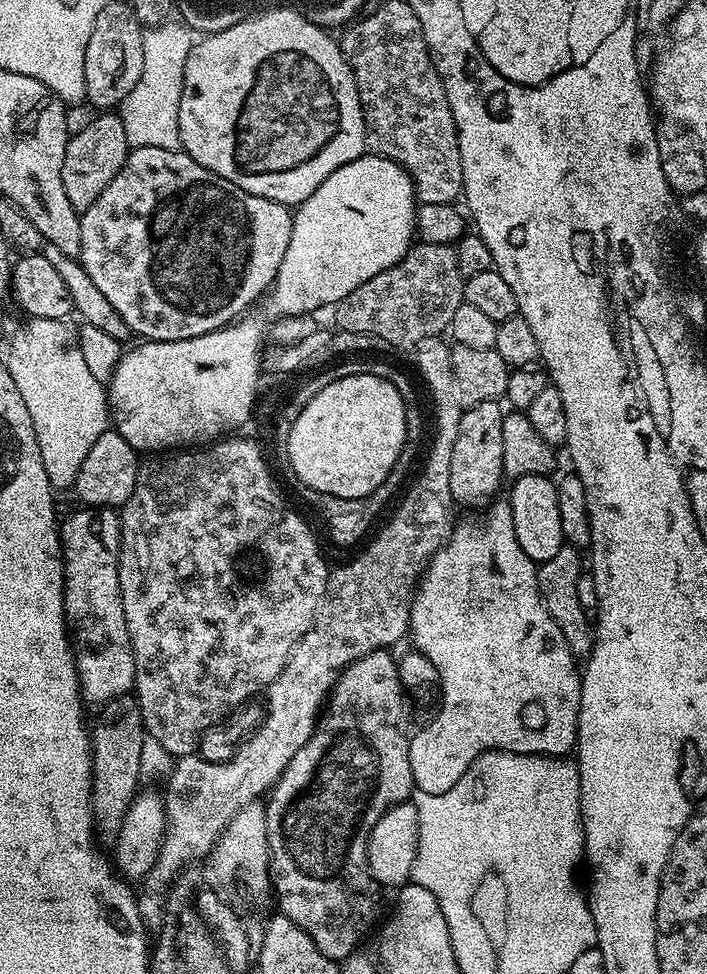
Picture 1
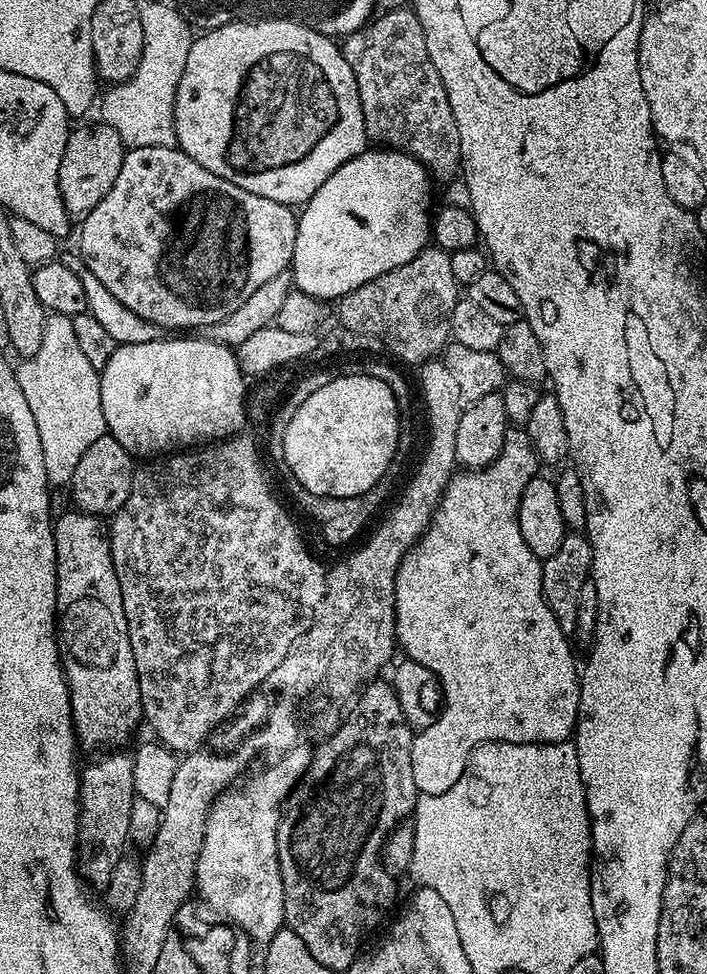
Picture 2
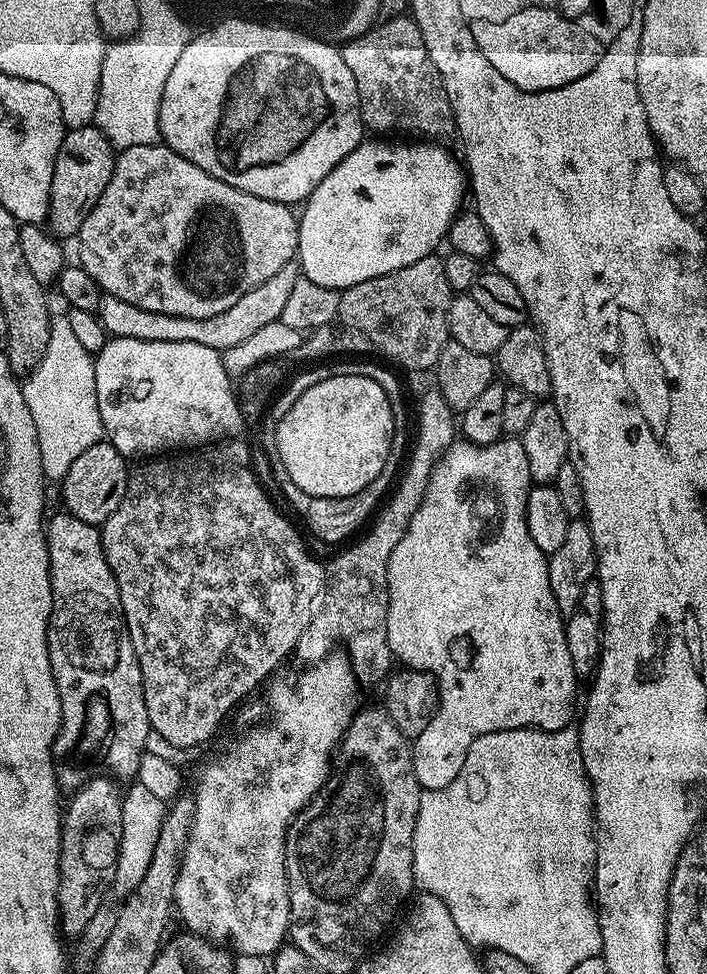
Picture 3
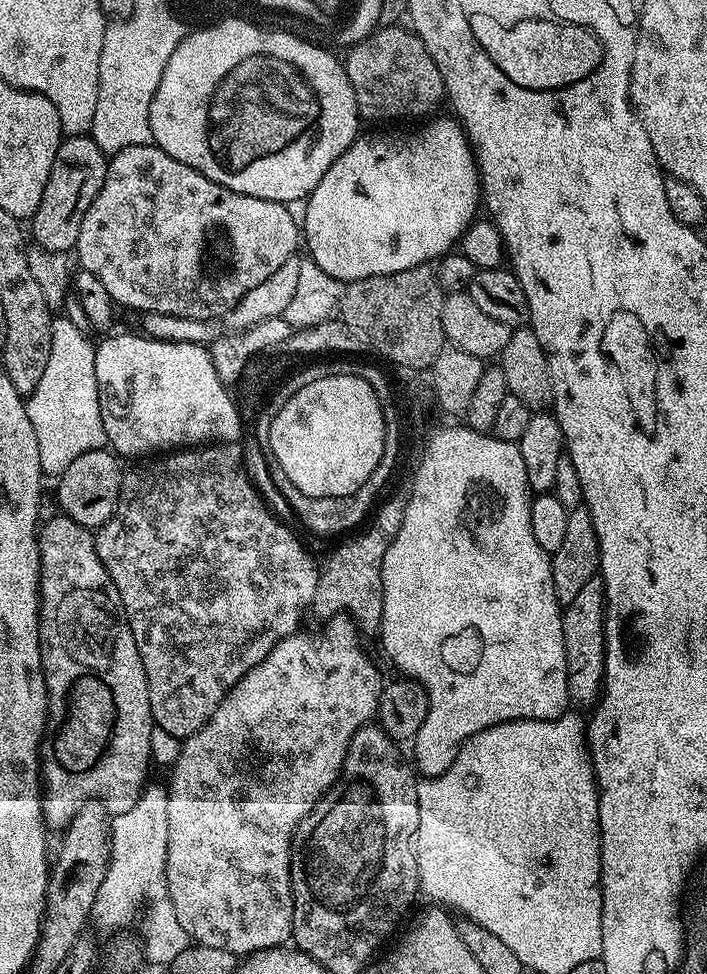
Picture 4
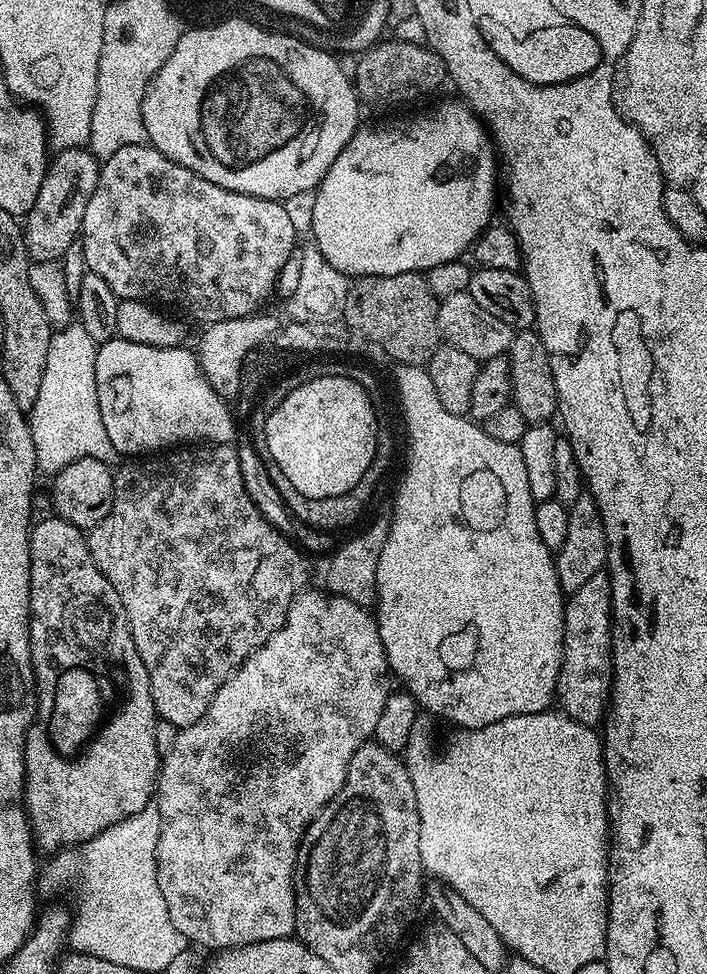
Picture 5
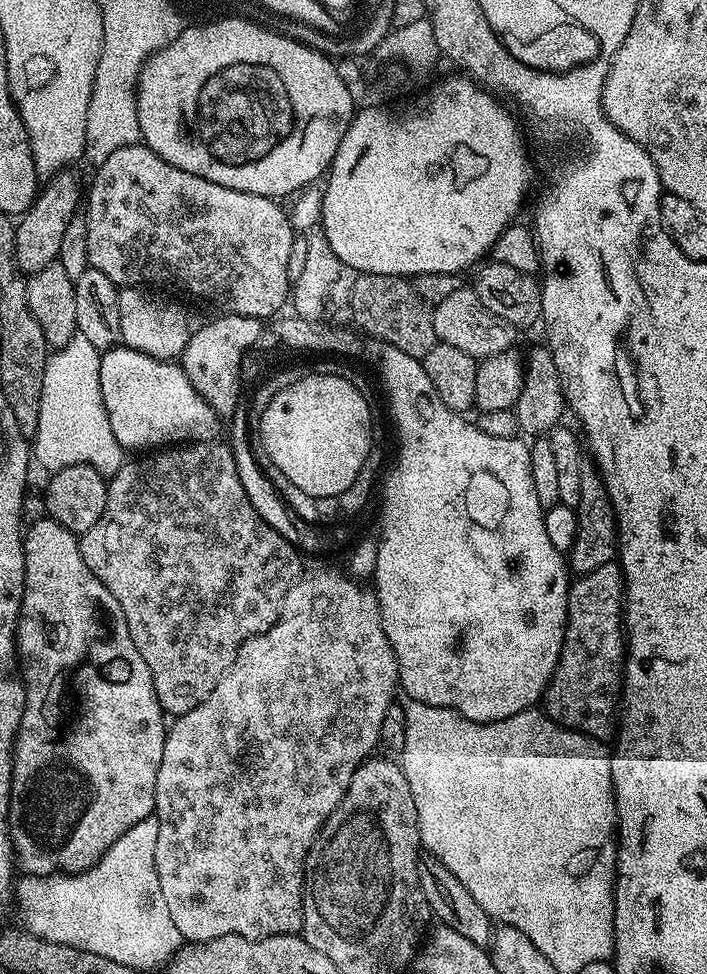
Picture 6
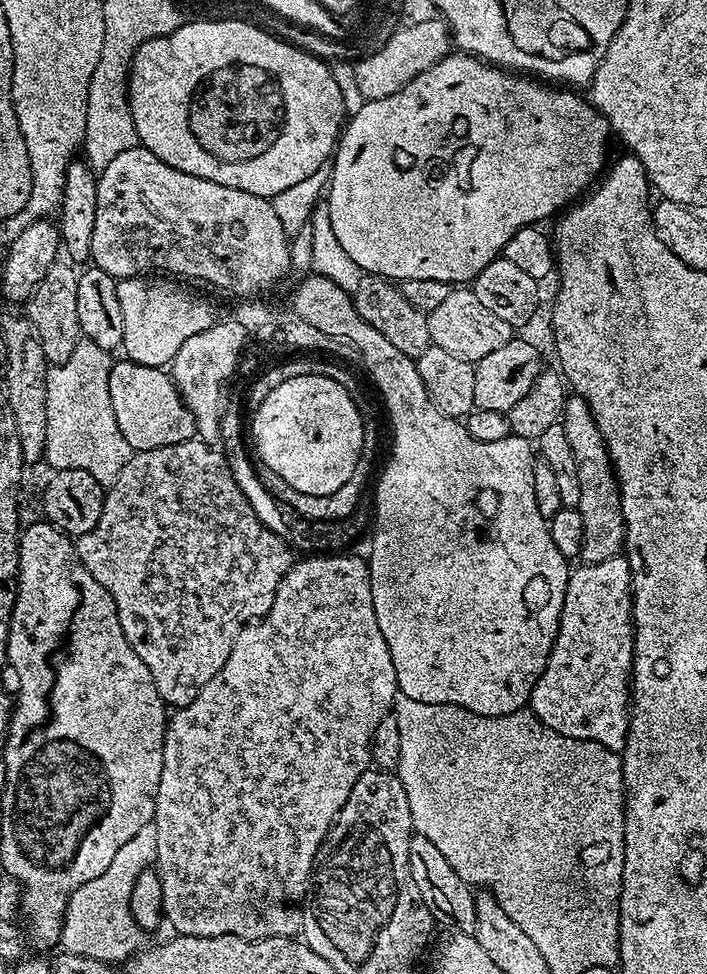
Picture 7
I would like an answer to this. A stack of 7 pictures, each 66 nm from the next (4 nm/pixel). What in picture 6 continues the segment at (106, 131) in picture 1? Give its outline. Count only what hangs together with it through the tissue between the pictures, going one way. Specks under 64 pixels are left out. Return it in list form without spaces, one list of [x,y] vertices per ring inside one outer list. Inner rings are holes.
[[[65,170],[53,176],[39,189],[36,201],[27,212],[19,217],[16,224],[16,264],[21,272],[31,274],[57,263],[66,226],[70,226],[79,209],[76,207],[82,204],[82,184],[80,188],[80,180],[74,173]]]

